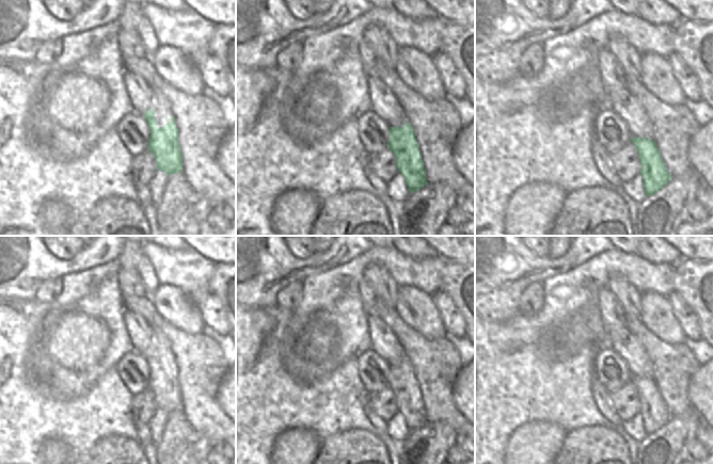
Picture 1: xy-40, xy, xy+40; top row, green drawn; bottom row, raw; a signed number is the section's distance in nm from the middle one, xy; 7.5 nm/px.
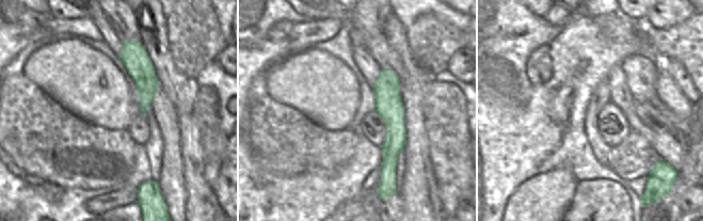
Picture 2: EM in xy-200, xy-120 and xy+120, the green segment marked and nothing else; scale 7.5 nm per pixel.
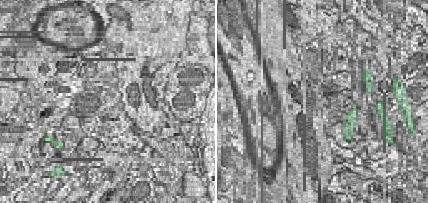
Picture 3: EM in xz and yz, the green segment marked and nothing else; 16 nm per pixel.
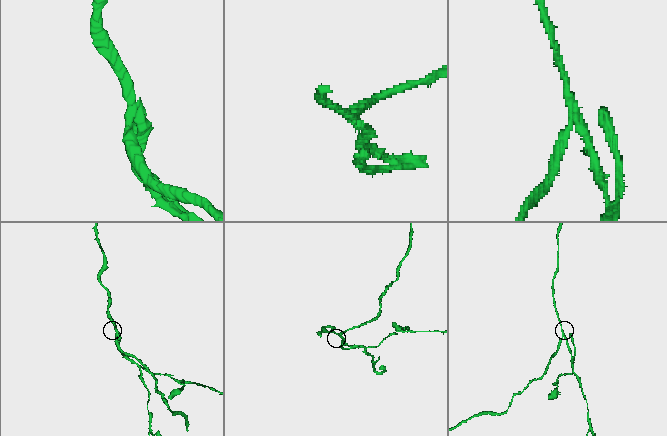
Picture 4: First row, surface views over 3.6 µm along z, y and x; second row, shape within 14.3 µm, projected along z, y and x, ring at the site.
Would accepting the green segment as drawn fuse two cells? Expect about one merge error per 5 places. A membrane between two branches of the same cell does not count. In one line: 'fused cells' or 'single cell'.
fused cells

